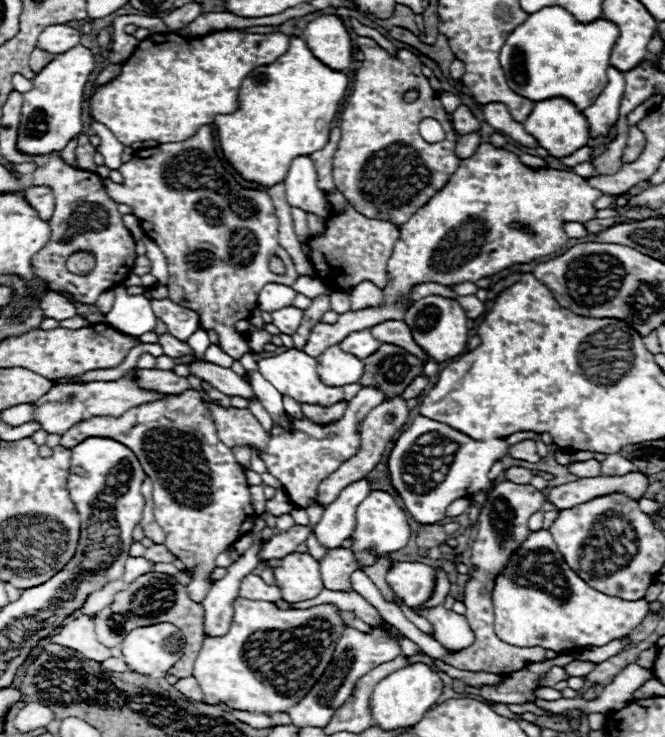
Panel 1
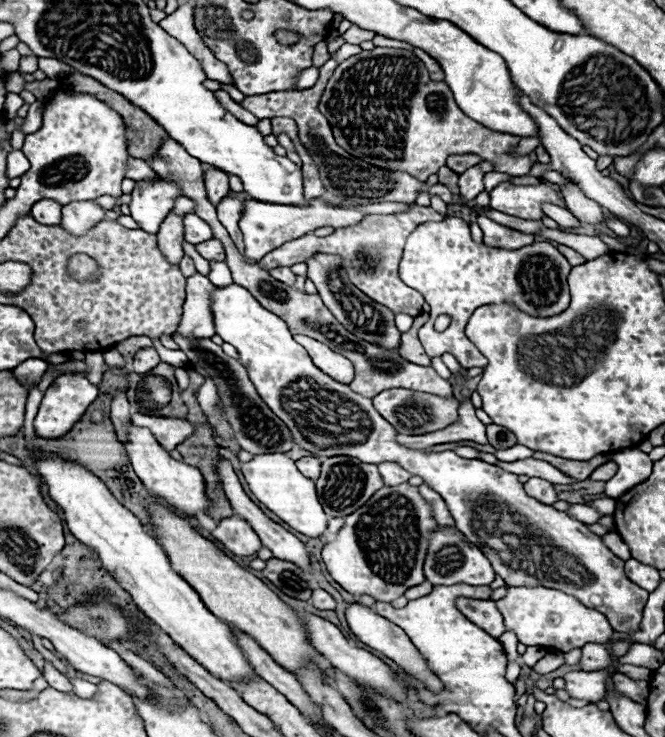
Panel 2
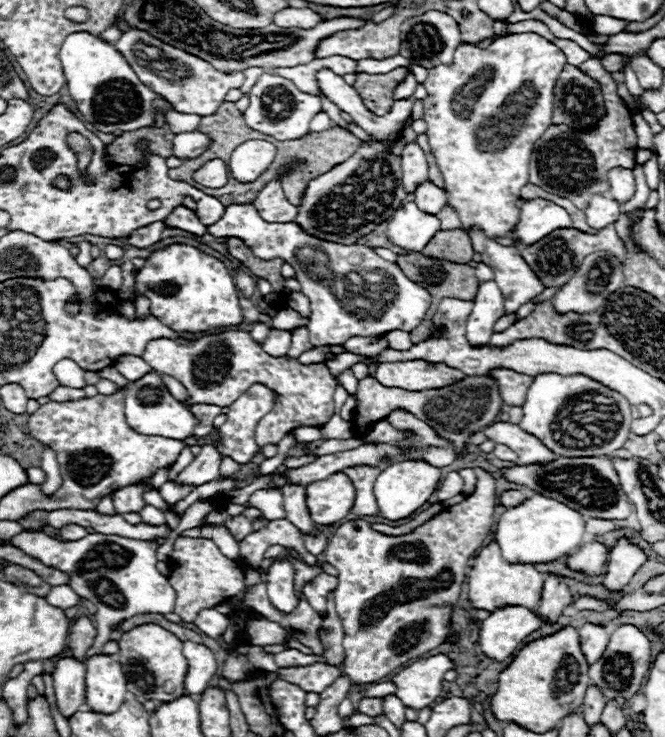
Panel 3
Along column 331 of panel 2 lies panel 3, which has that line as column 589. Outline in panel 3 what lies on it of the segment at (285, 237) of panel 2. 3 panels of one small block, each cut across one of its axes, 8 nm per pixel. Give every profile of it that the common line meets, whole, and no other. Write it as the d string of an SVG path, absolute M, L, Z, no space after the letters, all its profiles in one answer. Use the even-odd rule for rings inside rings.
M602 194L592 196L592 200L586 208L586 222L590 228L596 228L596 230L602 230L608 224L616 222L618 216L620 216L618 202L608 196L602 196Z

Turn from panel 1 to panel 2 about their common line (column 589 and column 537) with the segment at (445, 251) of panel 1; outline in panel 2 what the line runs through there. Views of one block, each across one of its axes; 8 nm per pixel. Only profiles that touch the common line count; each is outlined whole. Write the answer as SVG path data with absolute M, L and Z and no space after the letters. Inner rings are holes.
M502 182L490 192L490 208L518 216L524 220L542 220L542 204L566 206L564 198L552 190L546 182L538 186L516 186L510 182Z

